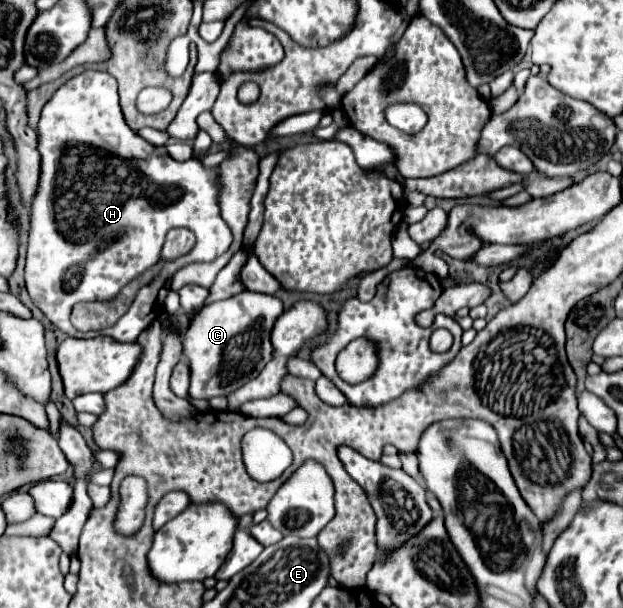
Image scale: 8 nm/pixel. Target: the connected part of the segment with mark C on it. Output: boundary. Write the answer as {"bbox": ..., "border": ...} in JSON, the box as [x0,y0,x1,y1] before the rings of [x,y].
{"bbox":[183,290,283,400],"border":[[[251,290],[205,306],[191,320],[183,336],[183,354],[191,364],[189,398],[211,400],[213,396],[227,396],[259,376],[263,366],[271,360],[269,332],[281,312],[283,302],[277,296]]]}

